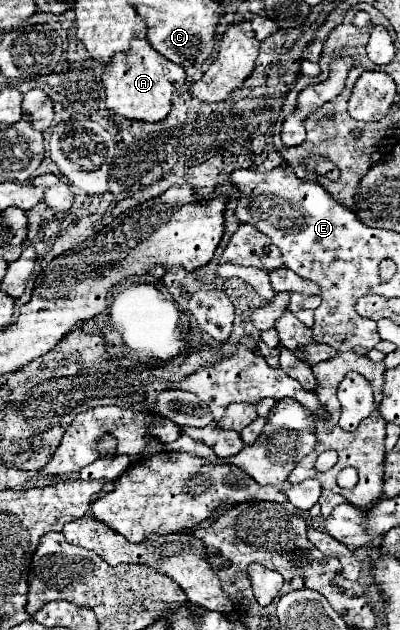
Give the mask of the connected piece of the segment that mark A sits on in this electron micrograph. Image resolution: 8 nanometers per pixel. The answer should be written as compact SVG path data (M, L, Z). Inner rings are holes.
M133 39L129 51L117 53L103 71L103 87L107 95L107 109L127 119L139 121L161 121L171 111L171 95L185 83L185 69L177 63L167 61L161 53L155 53L147 39Z

